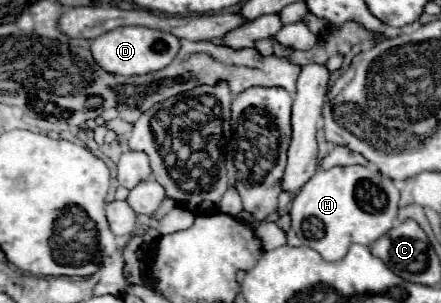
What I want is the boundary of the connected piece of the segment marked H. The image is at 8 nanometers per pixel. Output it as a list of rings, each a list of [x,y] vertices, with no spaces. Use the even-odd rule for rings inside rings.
[[[370,167],[318,169],[292,201],[292,229],[306,247],[318,251],[326,261],[340,261],[352,243],[370,245],[394,227],[398,199],[400,191],[394,181]]]

